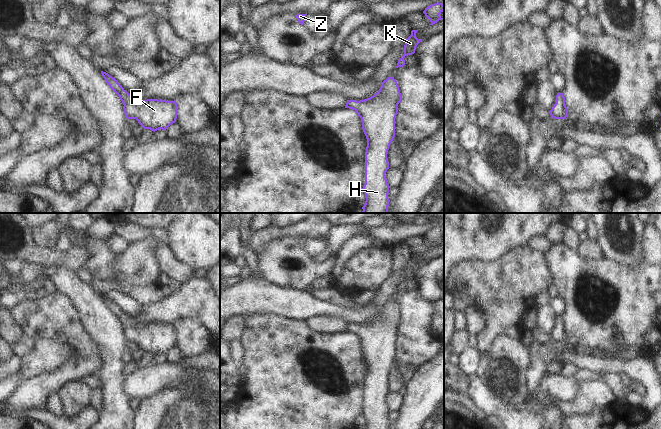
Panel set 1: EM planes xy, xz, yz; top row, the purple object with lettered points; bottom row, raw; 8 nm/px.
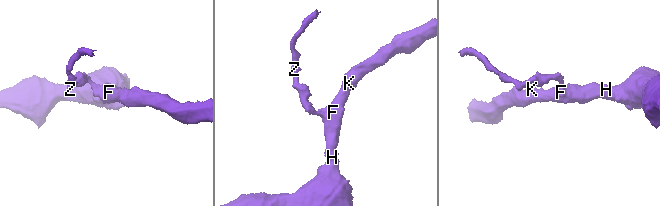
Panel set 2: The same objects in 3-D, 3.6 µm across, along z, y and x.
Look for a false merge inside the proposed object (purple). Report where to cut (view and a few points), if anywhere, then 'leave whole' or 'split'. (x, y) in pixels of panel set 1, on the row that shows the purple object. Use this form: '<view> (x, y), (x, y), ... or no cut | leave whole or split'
no cut | leave whole

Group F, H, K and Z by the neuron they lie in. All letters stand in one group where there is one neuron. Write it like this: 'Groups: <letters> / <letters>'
Groups: F H K Z

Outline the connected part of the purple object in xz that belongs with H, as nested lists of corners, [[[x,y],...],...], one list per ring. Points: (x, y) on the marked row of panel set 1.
[[[388,77],[382,82],[377,93],[370,98],[356,101],[347,100],[345,108],[355,110],[362,121],[362,129],[367,139],[365,152],[365,184],[362,190],[366,201],[362,207],[362,213],[388,213],[389,185],[385,174],[389,169],[387,153],[389,146],[395,137],[395,118],[398,114],[398,104],[402,100],[399,86],[394,77]]]

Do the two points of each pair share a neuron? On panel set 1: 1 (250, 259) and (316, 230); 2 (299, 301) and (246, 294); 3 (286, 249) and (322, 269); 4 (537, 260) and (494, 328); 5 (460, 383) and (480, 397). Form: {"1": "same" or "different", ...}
{"1": "different", "2": "same", "3": "same", "4": "same", "5": "different"}

